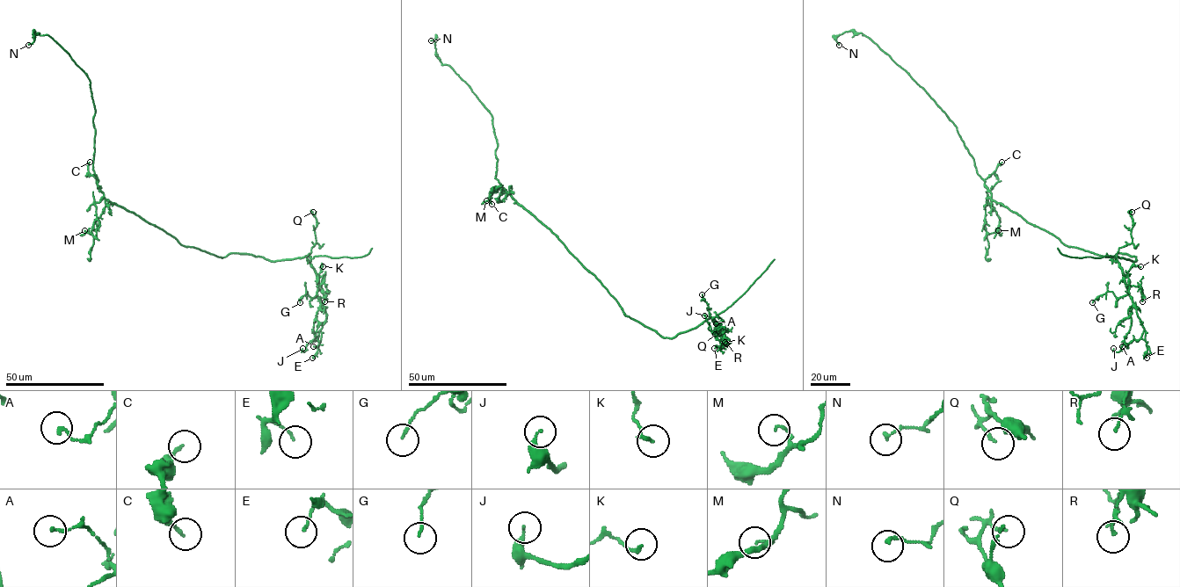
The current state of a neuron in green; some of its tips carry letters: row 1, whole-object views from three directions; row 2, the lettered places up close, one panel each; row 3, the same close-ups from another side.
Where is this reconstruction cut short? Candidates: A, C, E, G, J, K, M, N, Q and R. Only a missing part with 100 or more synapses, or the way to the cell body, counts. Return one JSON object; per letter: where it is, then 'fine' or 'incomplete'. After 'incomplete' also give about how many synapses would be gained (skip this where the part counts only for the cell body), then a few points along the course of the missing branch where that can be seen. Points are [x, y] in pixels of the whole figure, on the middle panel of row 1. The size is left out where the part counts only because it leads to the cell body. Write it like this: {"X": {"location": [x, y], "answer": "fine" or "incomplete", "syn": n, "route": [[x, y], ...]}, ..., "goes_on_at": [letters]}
{"A": {"location": [716, 323], "answer": "fine"}, "C": {"location": [491, 204], "answer": "fine"}, "E": {"location": [714, 348], "answer": "fine"}, "G": {"location": [702, 294], "answer": "fine"}, "J": {"location": [704, 315], "answer": "fine"}, "K": {"location": [724, 342], "answer": "fine"}, "M": {"location": [486, 200], "answer": "fine"}, "N": {"location": [431, 40], "answer": "fine"}, "Q": {"location": [715, 334], "answer": "fine"}, "R": {"location": [726, 344], "answer": "fine"}, "goes_on_at": []}

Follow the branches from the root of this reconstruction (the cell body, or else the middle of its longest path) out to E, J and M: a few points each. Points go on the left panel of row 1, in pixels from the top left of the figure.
E: (155, 226), (182, 245), (220, 257), (244, 253), (276, 261), (308, 256), (326, 314), (312, 358)
J: (155, 226), (182, 245), (220, 257), (308, 256), (326, 319), (317, 339), (302, 348)
M: (155, 226), (103, 198), (94, 204), (96, 219), (93, 228), (90, 233), (84, 230)

